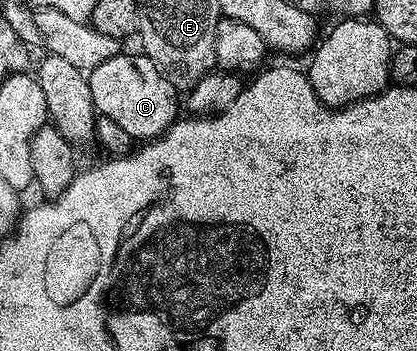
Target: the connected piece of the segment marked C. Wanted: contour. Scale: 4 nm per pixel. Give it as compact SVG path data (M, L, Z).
M121 54L110 58L92 69L88 79L95 113L116 122L134 142L149 142L164 135L179 119L180 92L145 54L137 55Z

